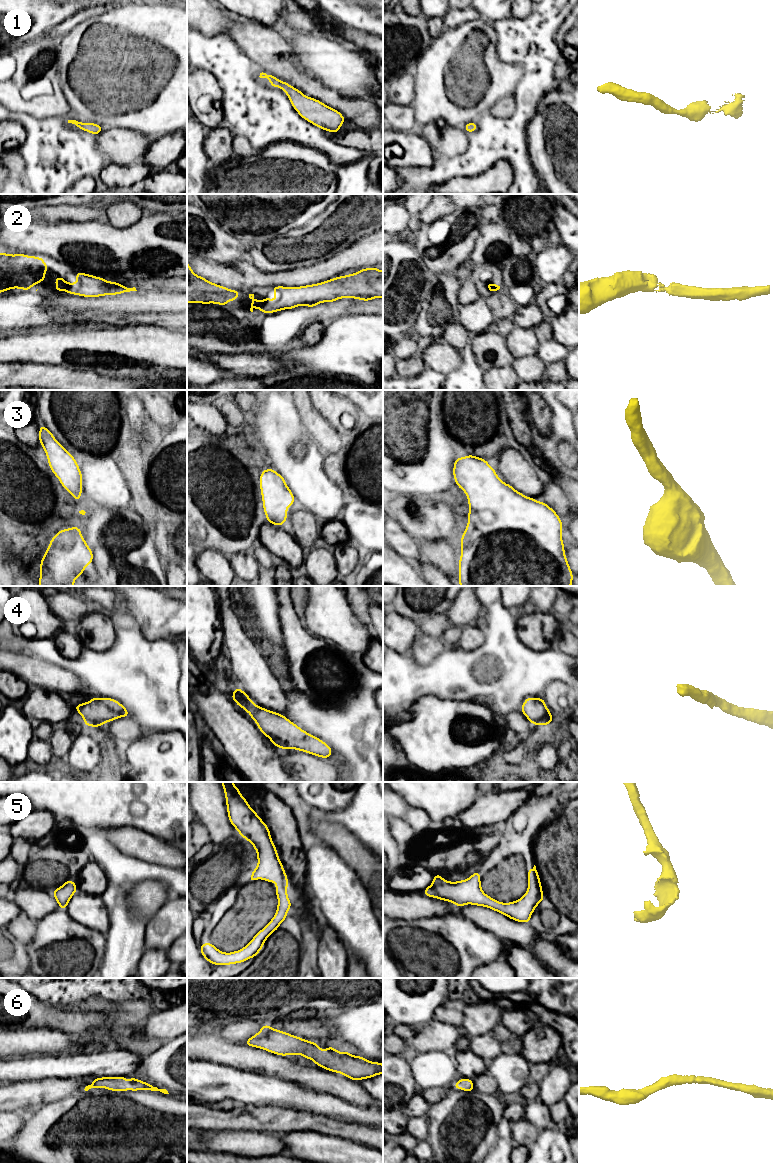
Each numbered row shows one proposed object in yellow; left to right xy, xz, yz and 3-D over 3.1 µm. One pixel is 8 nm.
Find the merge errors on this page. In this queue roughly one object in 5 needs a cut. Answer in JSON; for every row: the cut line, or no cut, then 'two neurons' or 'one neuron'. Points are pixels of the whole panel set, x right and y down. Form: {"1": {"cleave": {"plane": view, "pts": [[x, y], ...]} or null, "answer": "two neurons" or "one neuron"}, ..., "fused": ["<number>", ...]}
{"1": {"cleave": null, "answer": "one neuron"}, "2": {"cleave": null, "answer": "one neuron"}, "3": {"cleave": null, "answer": "one neuron"}, "4": {"cleave": null, "answer": "one neuron"}, "5": {"cleave": null, "answer": "one neuron"}, "6": {"cleave": null, "answer": "one neuron"}, "fused": []}

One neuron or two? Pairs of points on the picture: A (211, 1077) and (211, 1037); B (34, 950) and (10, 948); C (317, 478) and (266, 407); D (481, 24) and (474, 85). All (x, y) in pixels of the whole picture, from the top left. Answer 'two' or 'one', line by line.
A: two
B: two
C: one
D: one

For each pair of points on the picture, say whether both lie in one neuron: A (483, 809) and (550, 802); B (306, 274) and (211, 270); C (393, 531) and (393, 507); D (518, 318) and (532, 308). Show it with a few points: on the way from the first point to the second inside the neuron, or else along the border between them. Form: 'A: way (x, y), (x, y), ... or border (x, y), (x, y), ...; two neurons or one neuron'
A: border (530, 794), (529, 798), (516, 811); two neurons
B: way (282, 278), (235, 276); one neuron
C: border (393, 518), (409, 535); two neurons
D: way (521, 318), (529, 311); one neuron

